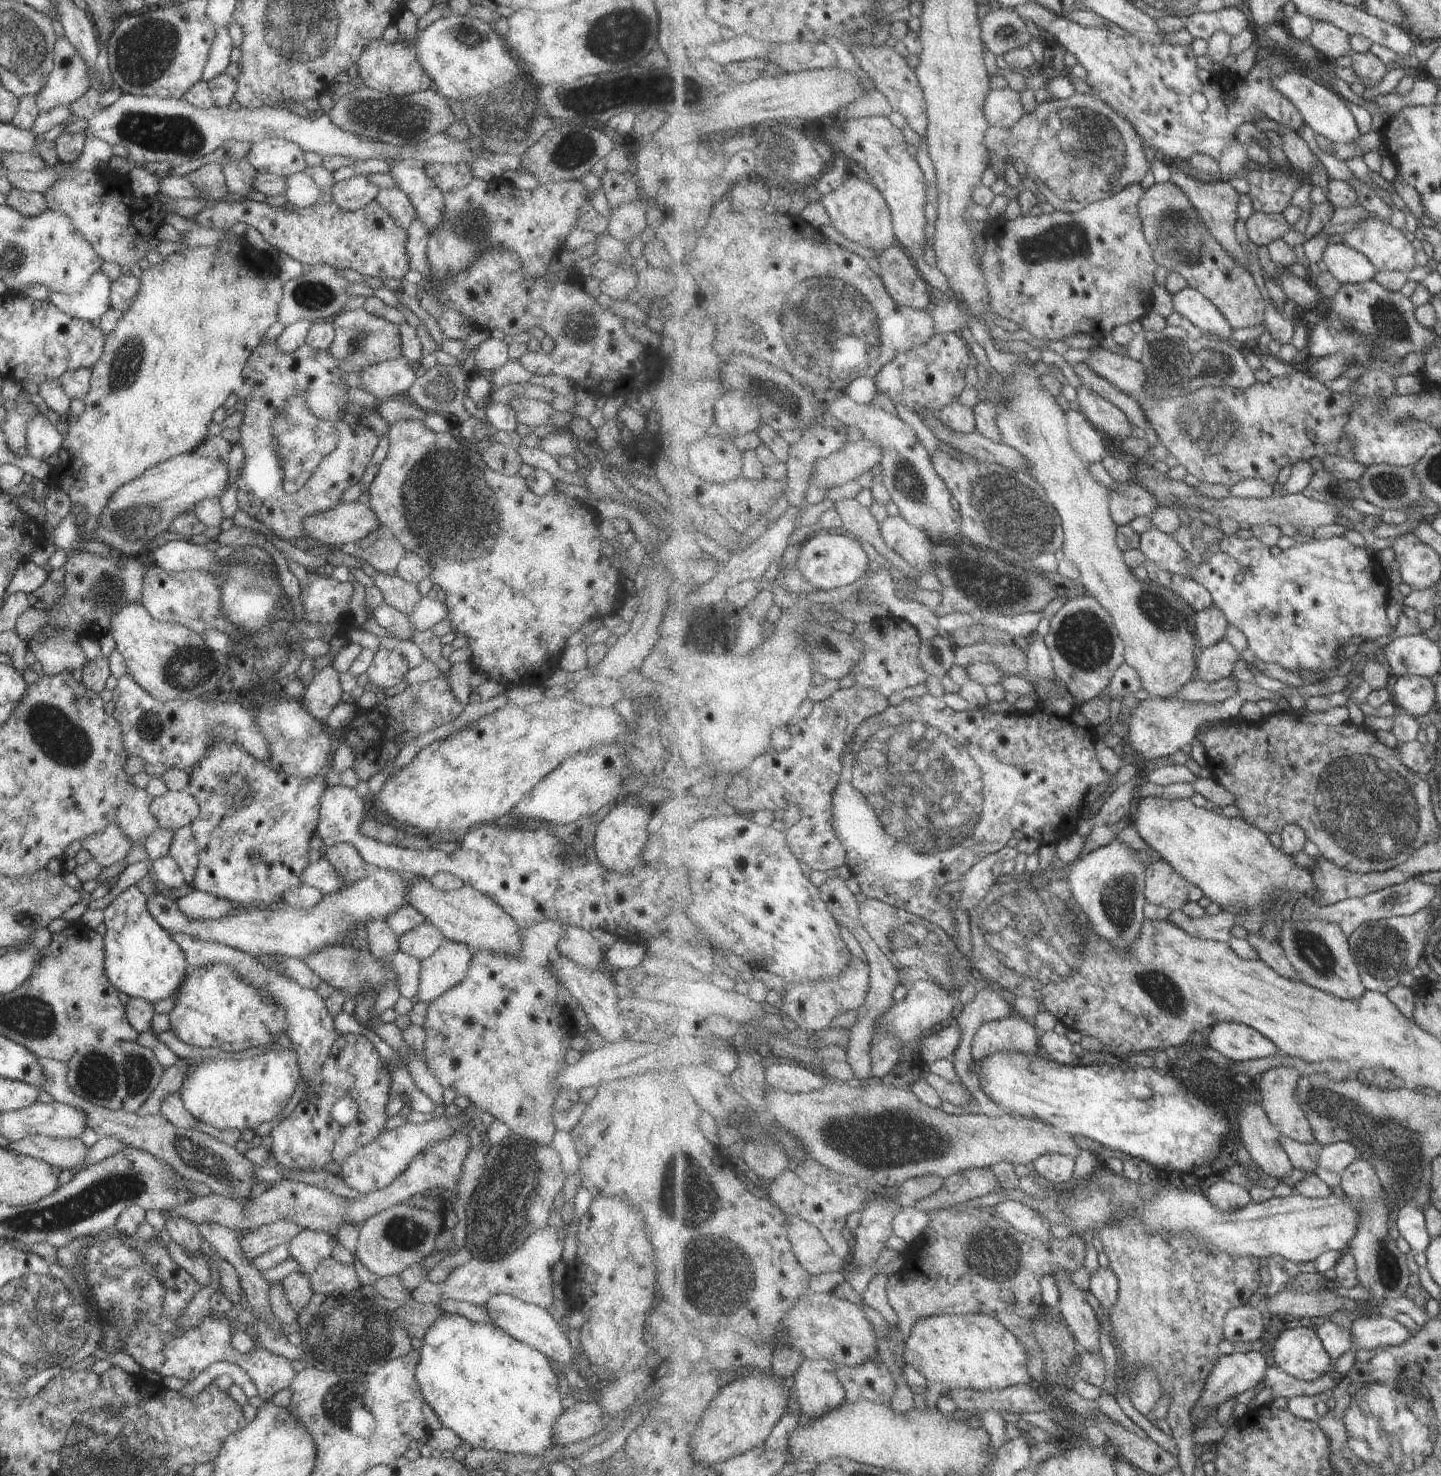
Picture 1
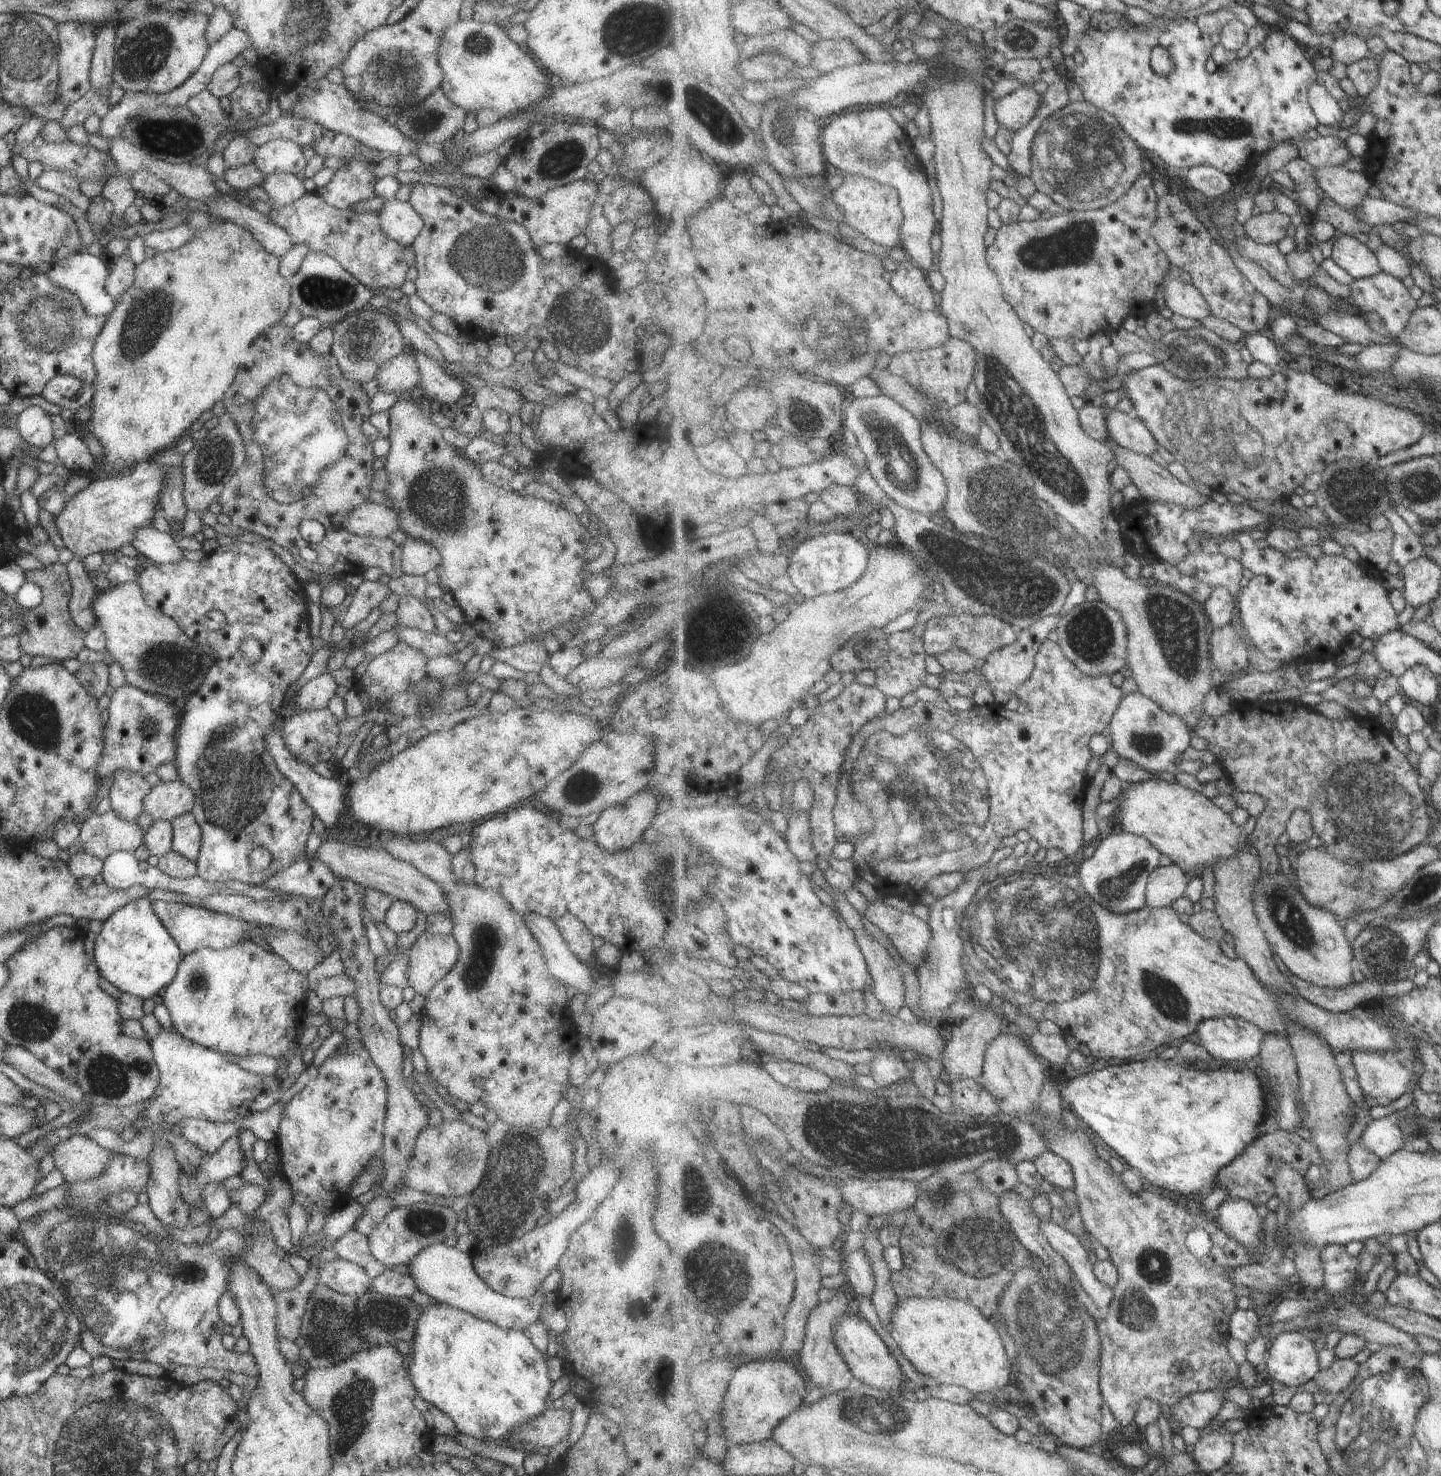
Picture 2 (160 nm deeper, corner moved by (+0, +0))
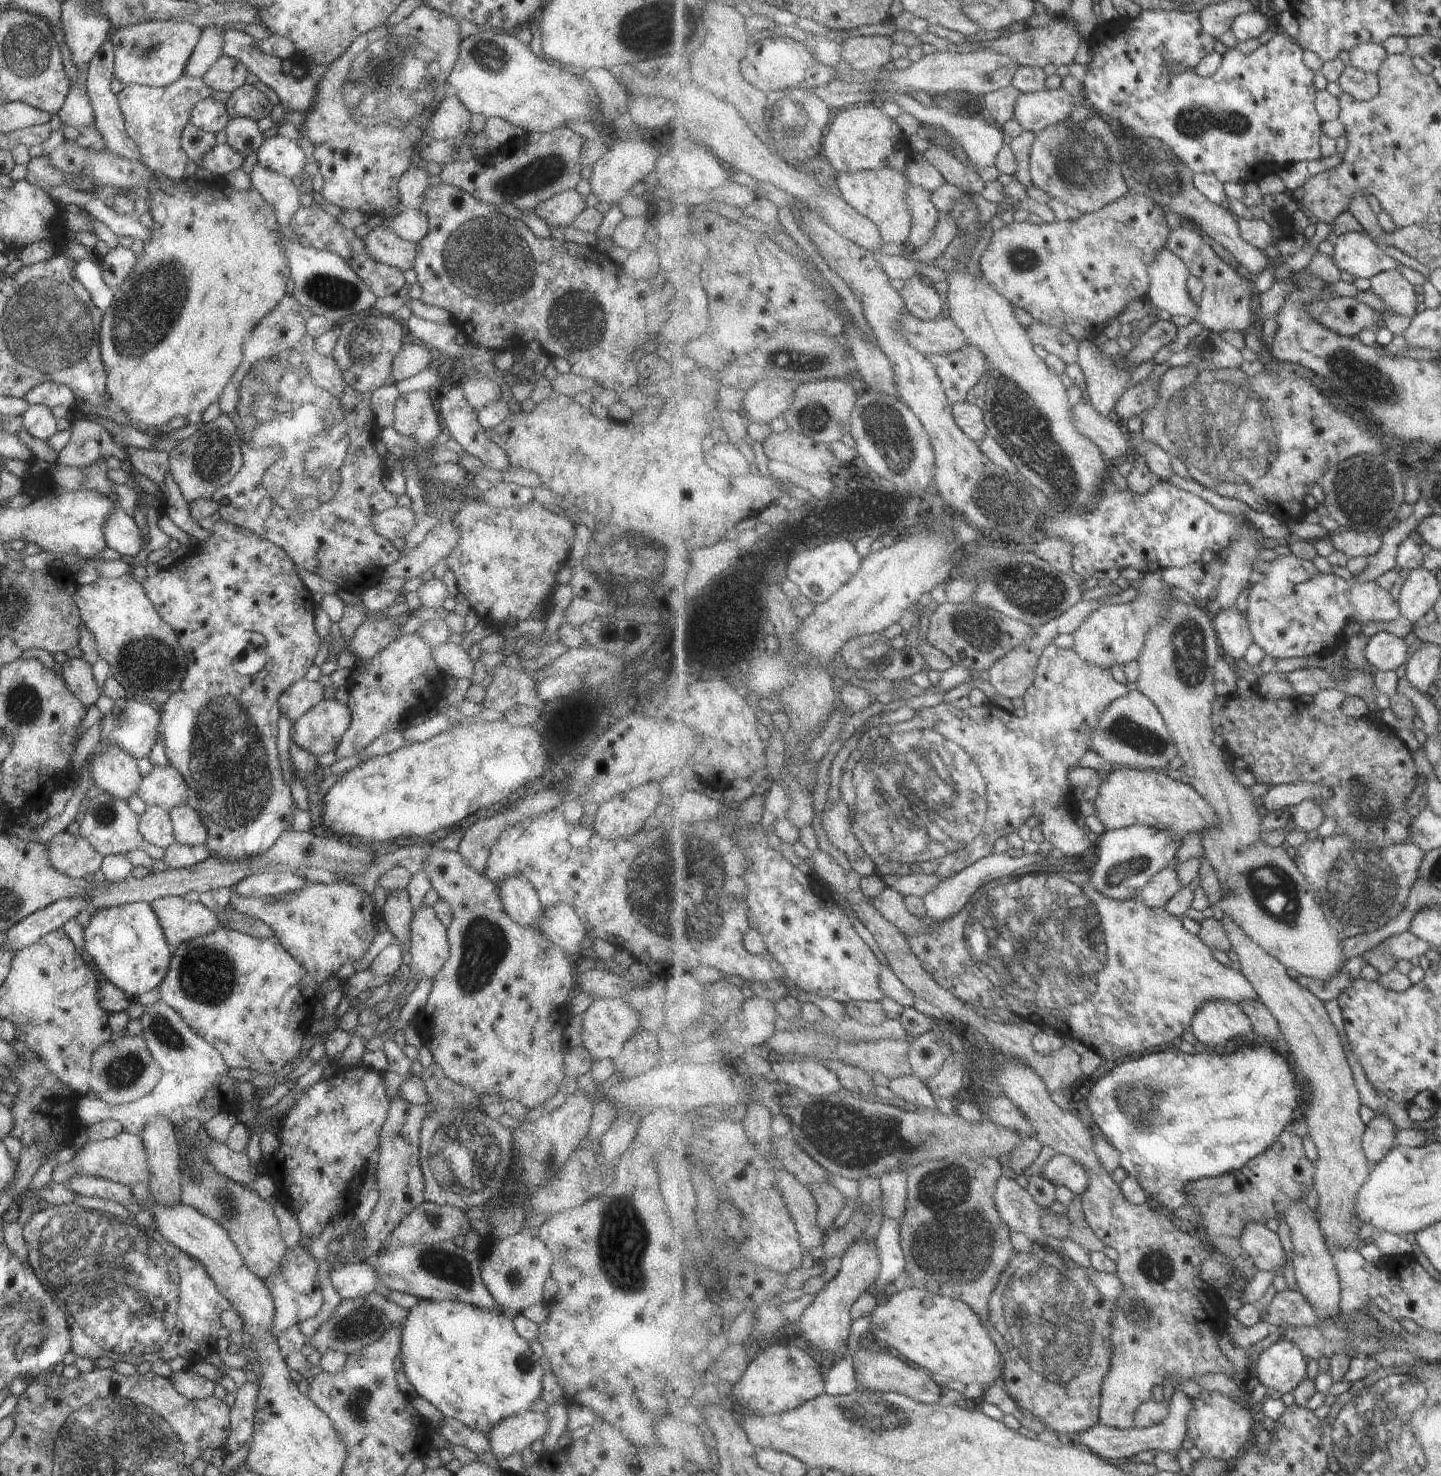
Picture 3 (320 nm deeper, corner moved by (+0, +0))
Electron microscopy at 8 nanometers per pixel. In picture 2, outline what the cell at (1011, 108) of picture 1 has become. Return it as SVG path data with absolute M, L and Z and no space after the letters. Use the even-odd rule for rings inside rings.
M1033 86L1022 87L995 104L996 119L1006 128L1018 132L1028 126L1045 104L1045 96Z

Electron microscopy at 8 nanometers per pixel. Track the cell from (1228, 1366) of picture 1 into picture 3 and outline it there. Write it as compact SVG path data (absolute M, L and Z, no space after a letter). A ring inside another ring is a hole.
M1176 1390L1171 1400L1170 1416L1160 1425L1154 1425L1147 1429L1141 1429L1137 1426L1133 1429L1117 1429L1108 1425L1100 1424L1089 1428L1088 1430L1074 1434L1073 1438L1068 1441L1074 1441L1077 1445L1089 1448L1102 1458L1110 1460L1120 1460L1120 1458L1132 1458L1140 1452L1147 1450L1164 1450L1174 1454L1179 1451L1189 1434L1189 1416L1194 1410L1193 1398L1181 1390Z

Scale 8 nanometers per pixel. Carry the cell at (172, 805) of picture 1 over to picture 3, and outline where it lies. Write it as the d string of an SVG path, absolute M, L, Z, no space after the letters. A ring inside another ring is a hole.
M172 765L153 766L152 770L142 777L137 788L137 795L147 805L158 805L173 809L188 802L189 788L185 778Z

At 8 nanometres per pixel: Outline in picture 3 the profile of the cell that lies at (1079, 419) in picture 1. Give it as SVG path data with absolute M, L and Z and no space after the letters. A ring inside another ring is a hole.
M1093 339L1080 340L1080 343L1079 365L1087 376L1089 396L1098 412L1108 417L1129 389L1136 367L1127 363L1128 351L1116 359L1100 352L1100 345Z

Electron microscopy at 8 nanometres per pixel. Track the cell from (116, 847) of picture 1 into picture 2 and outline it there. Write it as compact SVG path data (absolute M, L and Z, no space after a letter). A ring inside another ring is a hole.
M112 808L104 814L91 815L77 831L79 832L78 841L83 850L102 860L116 851L134 852L143 843L144 830L142 827L135 820L131 821L120 816Z

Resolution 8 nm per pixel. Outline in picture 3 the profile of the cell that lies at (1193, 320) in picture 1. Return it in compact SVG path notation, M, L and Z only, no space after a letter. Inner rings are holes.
M1166 246L1158 253L1150 269L1151 291L1148 296L1157 309L1196 320L1201 305L1194 302L1188 290L1190 274L1188 265L1170 247Z

